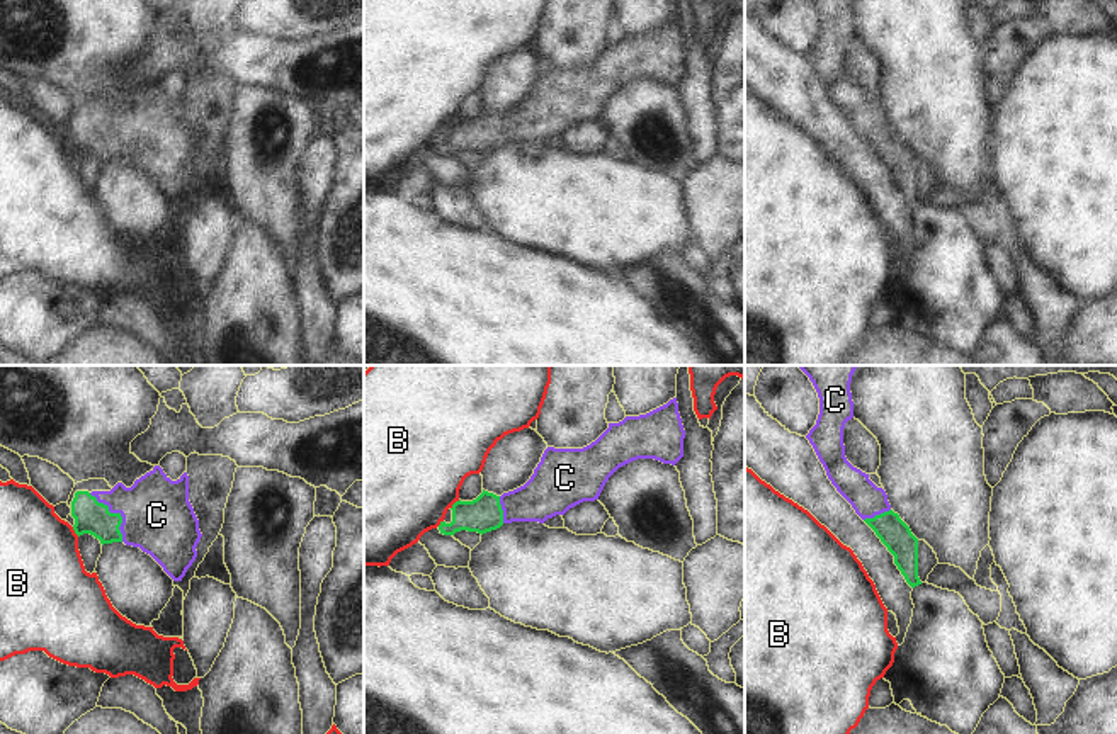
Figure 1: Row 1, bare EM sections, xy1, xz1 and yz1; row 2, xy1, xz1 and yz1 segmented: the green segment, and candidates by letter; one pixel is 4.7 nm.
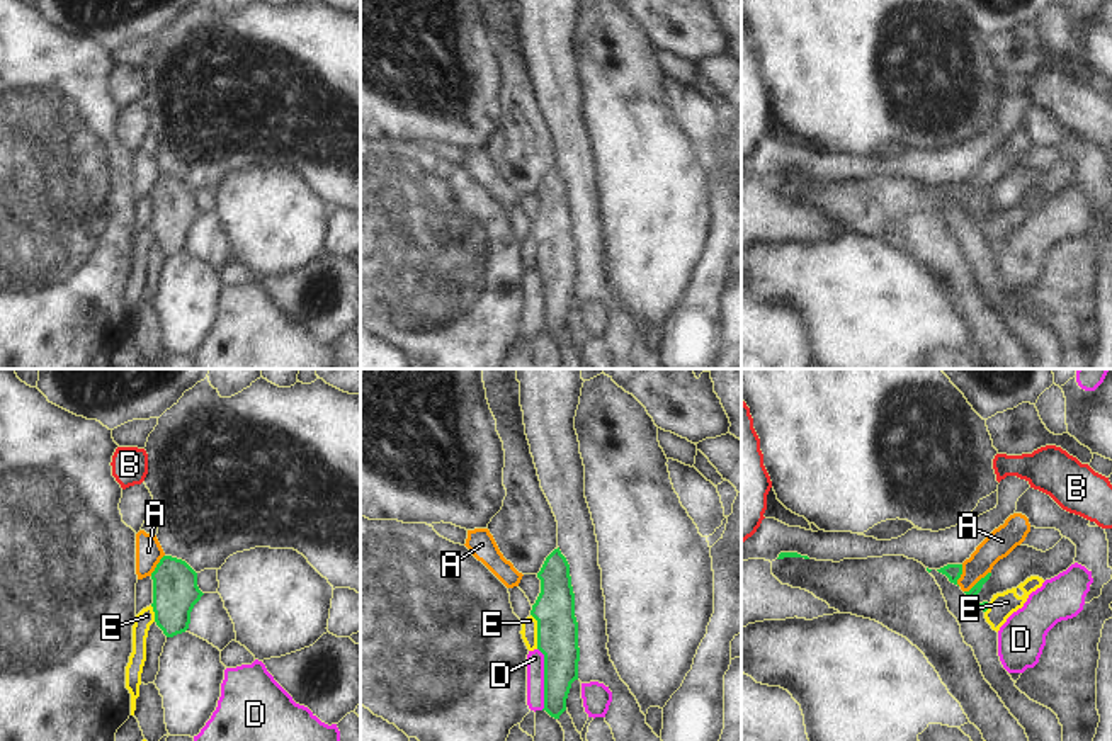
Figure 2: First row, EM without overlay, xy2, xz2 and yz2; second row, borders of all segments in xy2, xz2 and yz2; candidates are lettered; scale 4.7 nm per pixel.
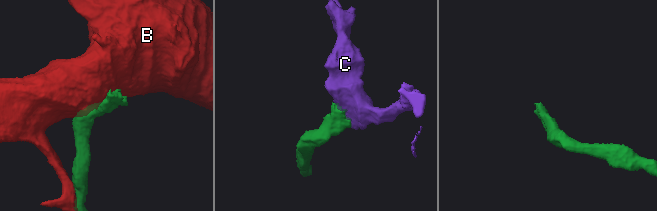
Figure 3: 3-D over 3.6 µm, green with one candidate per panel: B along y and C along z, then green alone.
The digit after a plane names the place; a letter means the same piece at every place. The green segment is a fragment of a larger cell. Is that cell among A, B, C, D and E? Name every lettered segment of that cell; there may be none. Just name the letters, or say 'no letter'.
C

